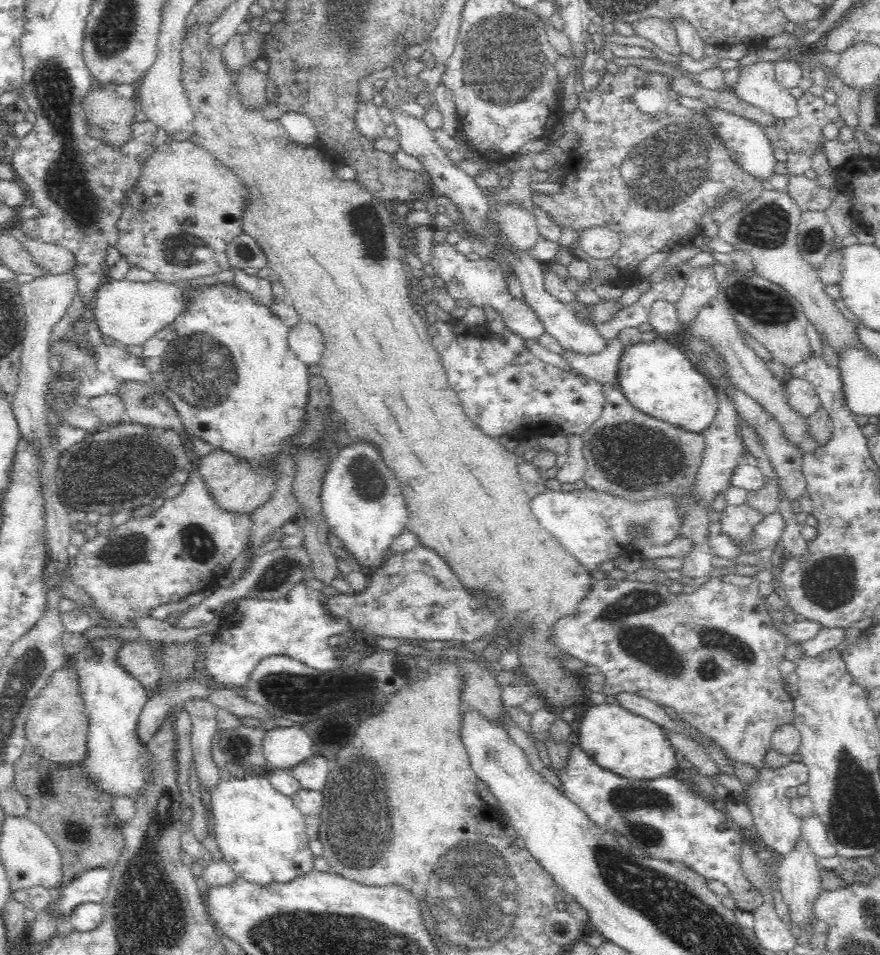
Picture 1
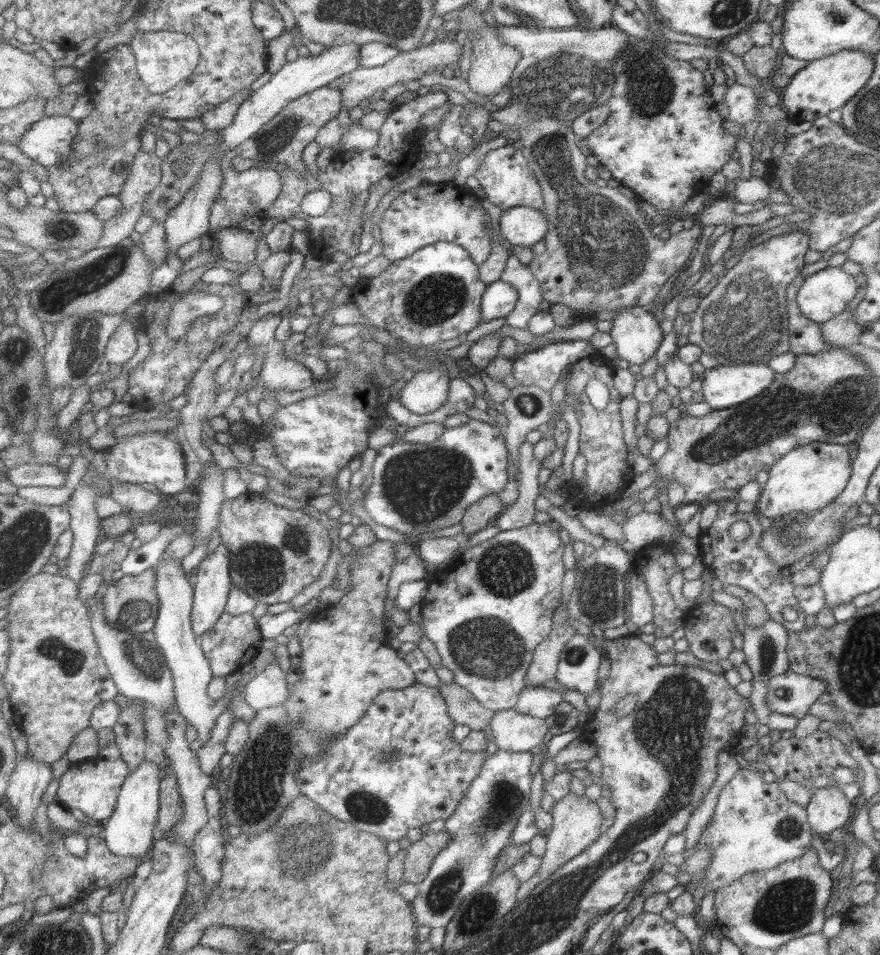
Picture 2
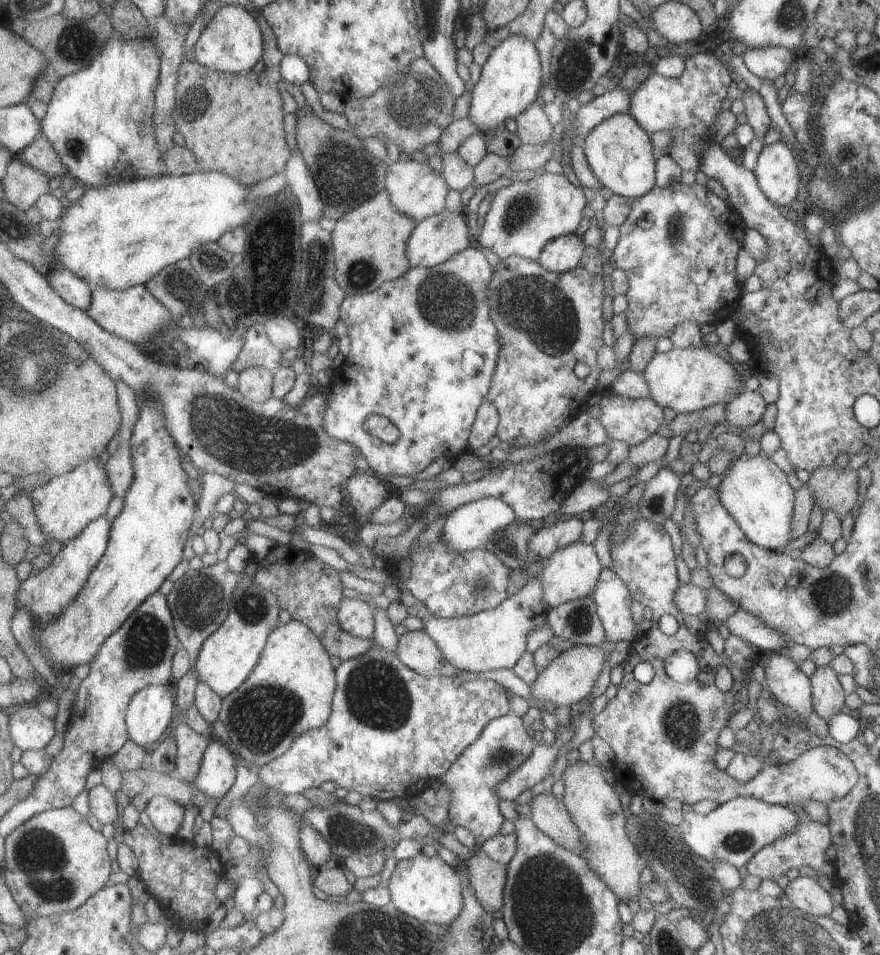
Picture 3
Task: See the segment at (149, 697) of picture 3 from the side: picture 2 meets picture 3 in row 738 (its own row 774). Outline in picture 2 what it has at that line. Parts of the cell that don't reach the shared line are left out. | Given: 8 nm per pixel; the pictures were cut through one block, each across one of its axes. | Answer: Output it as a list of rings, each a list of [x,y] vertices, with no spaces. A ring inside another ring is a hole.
[[[143,761],[141,766],[131,771],[123,785],[118,798],[118,807],[111,819],[103,823],[104,838],[109,850],[117,856],[147,856],[150,859],[151,850],[157,842],[155,829],[159,823],[162,809],[160,788],[163,782],[163,764]]]

